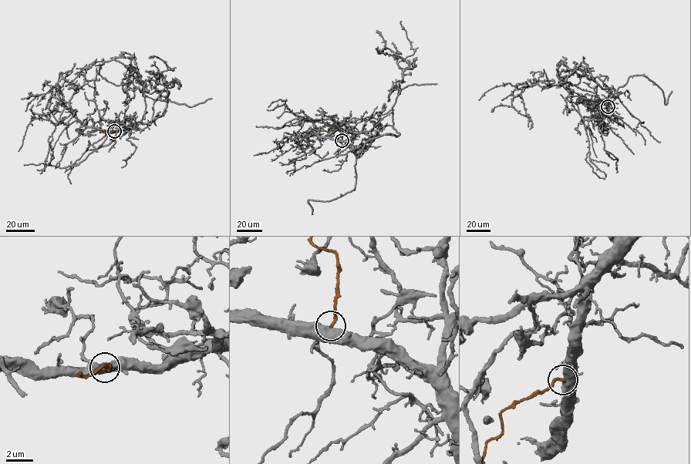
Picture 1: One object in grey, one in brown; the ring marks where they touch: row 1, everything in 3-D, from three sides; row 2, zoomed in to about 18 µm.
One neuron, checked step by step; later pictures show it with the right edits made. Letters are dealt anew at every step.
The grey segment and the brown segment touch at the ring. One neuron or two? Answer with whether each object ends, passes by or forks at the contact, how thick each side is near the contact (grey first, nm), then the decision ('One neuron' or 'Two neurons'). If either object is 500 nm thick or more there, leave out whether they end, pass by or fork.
Thickness 550 nm (grey) against 190 nm. Two neurons

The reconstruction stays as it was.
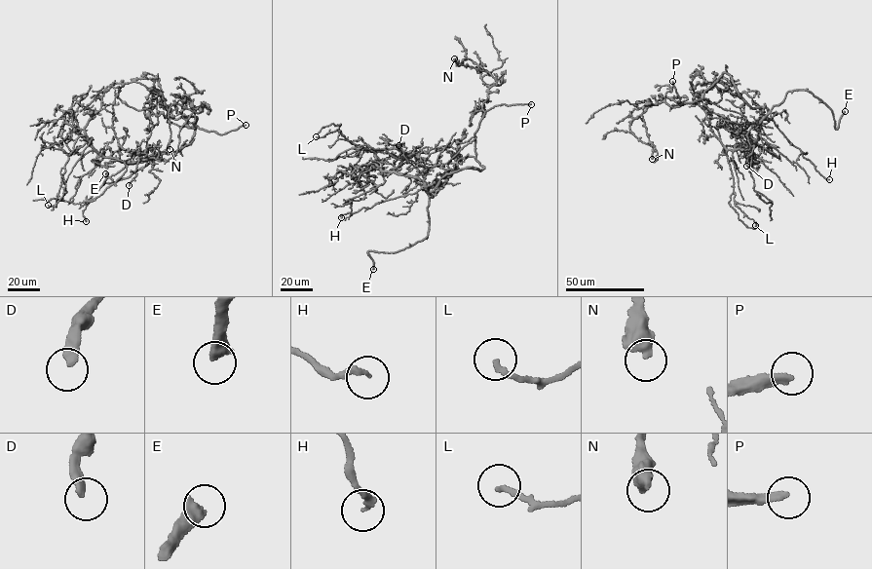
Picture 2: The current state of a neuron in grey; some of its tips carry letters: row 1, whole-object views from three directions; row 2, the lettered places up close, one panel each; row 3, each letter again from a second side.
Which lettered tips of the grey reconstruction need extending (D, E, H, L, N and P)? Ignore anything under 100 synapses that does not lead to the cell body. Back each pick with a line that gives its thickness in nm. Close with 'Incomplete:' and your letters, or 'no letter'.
E: 400 nm thick
P: 280 nm thick
Incomplete: E, P

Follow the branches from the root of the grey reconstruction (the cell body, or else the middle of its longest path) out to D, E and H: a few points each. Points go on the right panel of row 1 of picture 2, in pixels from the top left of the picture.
D: (743, 99), (750, 108), (764, 107), (768, 111), (747, 133), (749, 143), (754, 148), (746, 166)
E: (743, 99), (750, 108), (764, 107), (770, 112), (787, 92), (805, 90), (830, 109), (836, 129), (845, 111)
H: (743, 99), (750, 108), (766, 108), (766, 118), (773, 121), (805, 158), (829, 179)

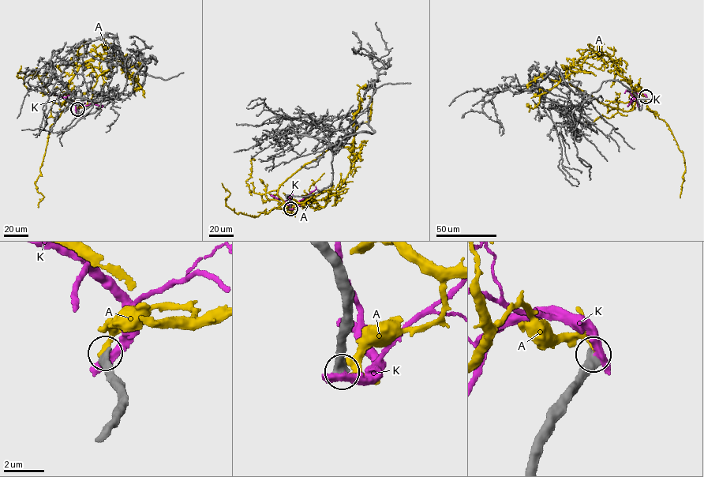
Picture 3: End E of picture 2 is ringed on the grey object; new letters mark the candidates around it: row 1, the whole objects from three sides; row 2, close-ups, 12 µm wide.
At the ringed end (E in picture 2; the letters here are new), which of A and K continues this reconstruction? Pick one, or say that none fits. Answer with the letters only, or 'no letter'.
no letter

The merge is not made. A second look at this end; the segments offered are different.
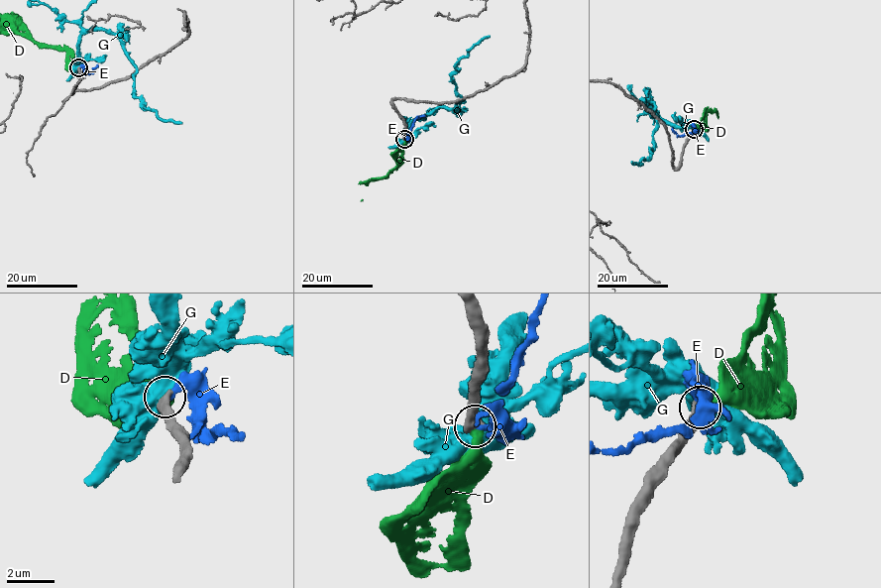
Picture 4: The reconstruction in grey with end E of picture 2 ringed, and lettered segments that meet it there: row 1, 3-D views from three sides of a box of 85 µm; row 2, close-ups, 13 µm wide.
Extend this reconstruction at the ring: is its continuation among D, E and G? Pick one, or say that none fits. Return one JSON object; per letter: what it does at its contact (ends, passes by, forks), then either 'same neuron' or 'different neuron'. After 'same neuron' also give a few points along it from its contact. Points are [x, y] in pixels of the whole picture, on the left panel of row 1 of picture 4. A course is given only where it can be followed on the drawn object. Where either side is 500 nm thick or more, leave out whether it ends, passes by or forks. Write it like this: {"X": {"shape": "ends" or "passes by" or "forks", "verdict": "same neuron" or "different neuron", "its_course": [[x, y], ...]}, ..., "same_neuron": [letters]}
{"D": {"shape": "ends", "verdict": "same neuron"}, "E": {"shape": "ends", "verdict": "different neuron"}, "G": {"verdict": "different neuron"}, "same_neuron": ["D"]}

